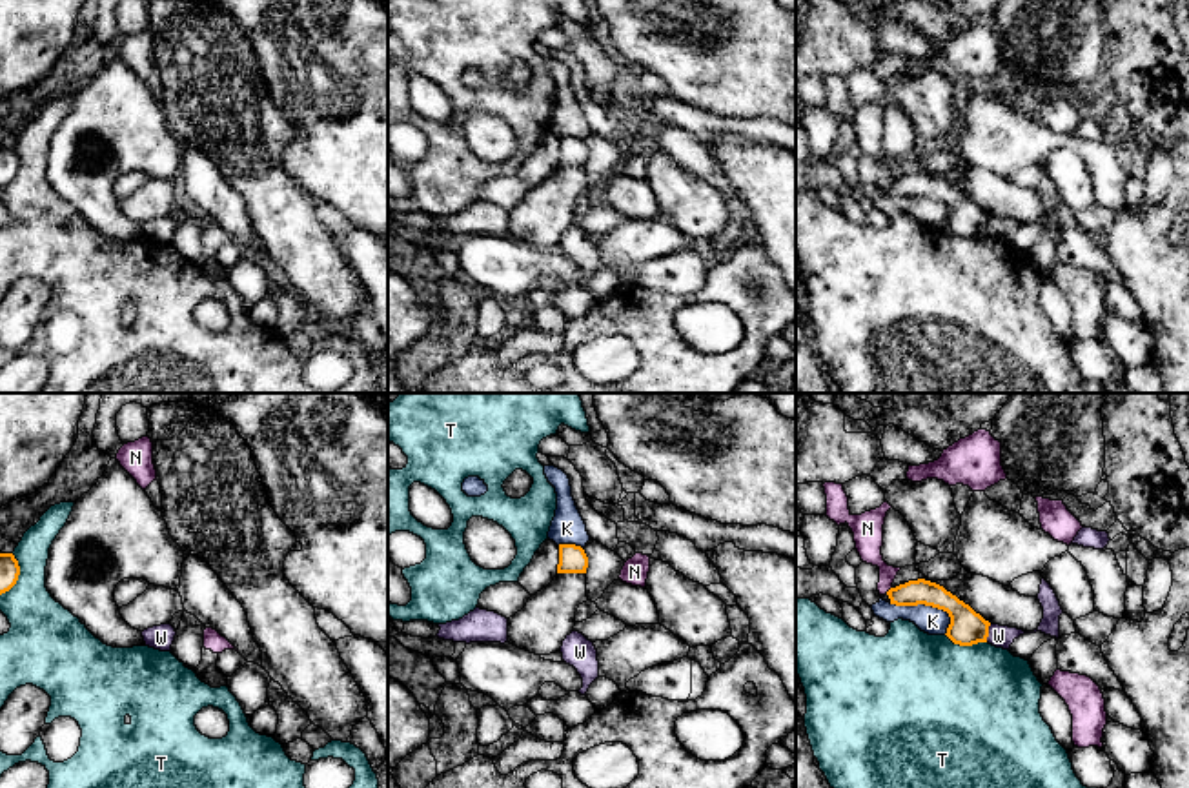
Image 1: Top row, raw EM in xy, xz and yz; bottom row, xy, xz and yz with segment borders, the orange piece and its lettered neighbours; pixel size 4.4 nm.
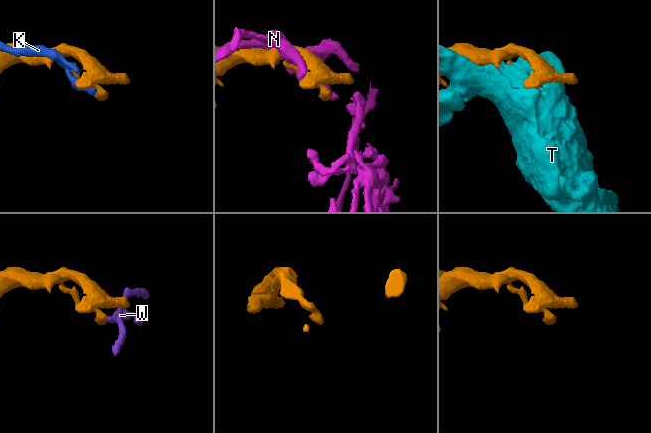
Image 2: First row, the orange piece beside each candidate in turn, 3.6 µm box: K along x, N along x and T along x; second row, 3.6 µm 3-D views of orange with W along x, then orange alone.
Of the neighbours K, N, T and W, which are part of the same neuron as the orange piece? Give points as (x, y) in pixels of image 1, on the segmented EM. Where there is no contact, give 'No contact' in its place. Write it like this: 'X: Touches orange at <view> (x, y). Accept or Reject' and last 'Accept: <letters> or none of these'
K: Touches orange at yz (927, 605). Reject
N: Touches orange at yz (889, 590). Reject
T: Touches orange at xy (19, 574). Reject
W: Touches orange at yz (987, 634). Reject
Accept: none of these

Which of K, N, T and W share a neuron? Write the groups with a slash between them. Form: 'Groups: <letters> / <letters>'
Groups: K / N / T / W

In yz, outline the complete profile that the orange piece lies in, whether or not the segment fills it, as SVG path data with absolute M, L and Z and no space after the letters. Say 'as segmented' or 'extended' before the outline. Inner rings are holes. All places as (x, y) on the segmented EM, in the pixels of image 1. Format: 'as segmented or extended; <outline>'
as segmented; M925 579L909 581L890 588L887 595L890 604L896 606L925 604L947 611L950 624L945 635L954 644L972 646L978 642L987 642L991 622L936 582Z

